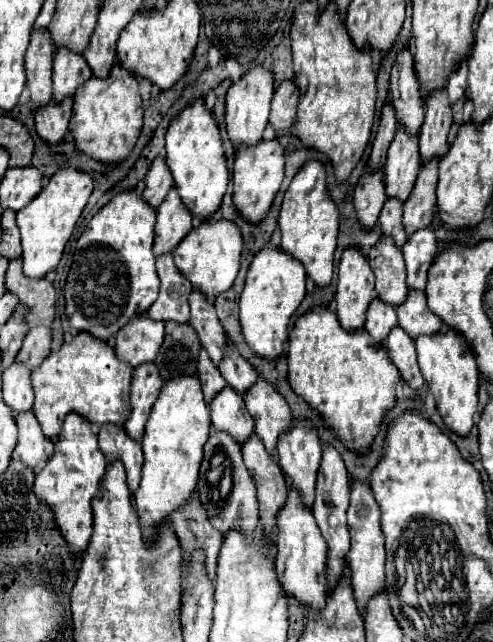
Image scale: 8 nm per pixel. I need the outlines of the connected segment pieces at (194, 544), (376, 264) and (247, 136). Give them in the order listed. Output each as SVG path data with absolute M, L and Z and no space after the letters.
M197 494L189 498L187 506L173 512L169 516L169 522L171 522L175 536L179 538L183 546L183 562L187 564L191 560L193 550L203 550L205 552L205 572L209 580L215 580L217 556L223 544L223 536L209 524L209 518Z
M383 238L369 252L369 264L375 274L375 290L377 298L385 300L385 304L397 306L405 300L405 292L409 292L405 284L405 260L401 250L393 244L393 240Z
M253 66L247 74L241 76L239 82L227 92L227 110L225 110L225 128L227 136L233 142L233 148L239 150L241 146L255 146L263 138L263 130L269 120L269 104L273 96L273 74L263 66Z

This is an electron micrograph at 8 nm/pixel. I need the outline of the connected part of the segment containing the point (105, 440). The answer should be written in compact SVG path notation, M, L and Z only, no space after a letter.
M101 426L99 428L99 448L107 460L107 464L121 462L127 474L127 486L137 492L137 484L141 482L141 444L131 440L127 432L119 426Z

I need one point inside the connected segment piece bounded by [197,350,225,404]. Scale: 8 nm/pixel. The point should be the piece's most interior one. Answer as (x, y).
(211, 380)

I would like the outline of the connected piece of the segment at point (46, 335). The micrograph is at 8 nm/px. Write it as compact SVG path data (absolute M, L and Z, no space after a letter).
M43 326L35 328L25 336L17 360L21 360L23 364L29 364L29 370L33 372L41 364L41 360L45 360L45 356L49 356L49 352L51 352L49 346L51 346L51 330L43 328Z

